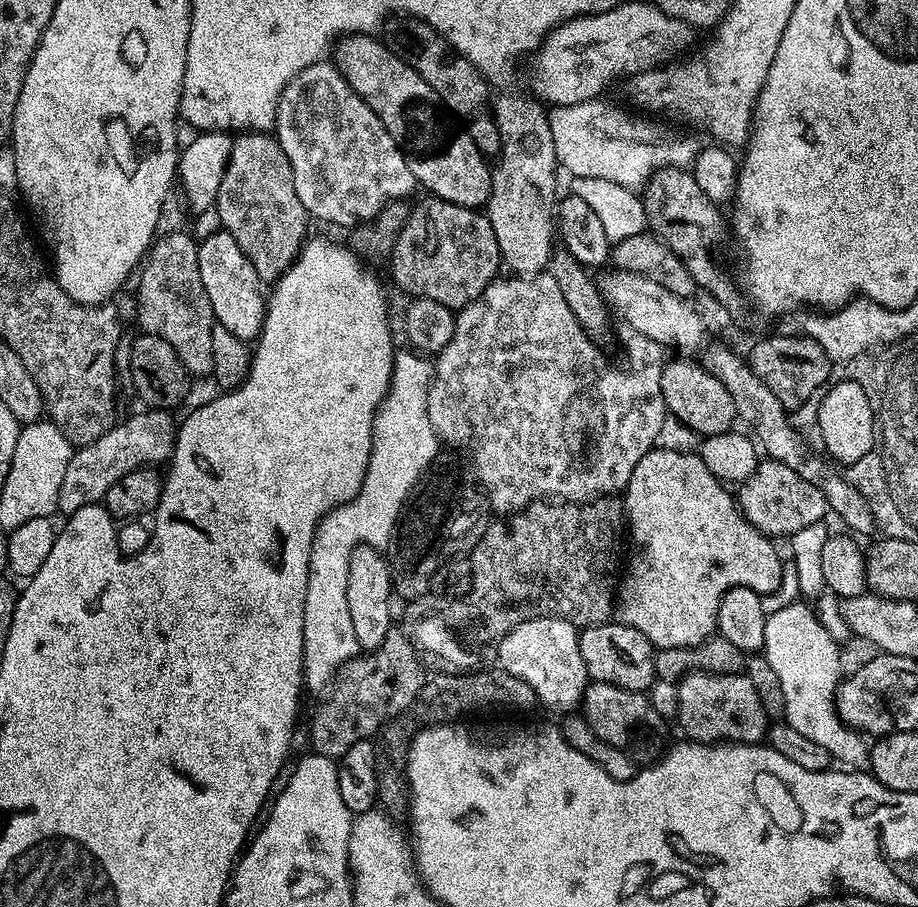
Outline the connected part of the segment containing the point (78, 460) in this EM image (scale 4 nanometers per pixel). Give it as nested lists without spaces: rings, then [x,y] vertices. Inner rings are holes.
[[[168,410],[143,411],[134,413],[129,420],[124,420],[121,424],[120,421],[113,423],[112,429],[106,434],[102,434],[102,438],[77,447],[73,451],[70,462],[66,466],[66,474],[62,474],[62,490],[58,490],[56,507],[61,513],[64,511],[64,514],[71,514],[82,510],[82,506],[101,503],[104,495],[108,493],[108,488],[114,486],[114,482],[118,482],[118,478],[122,478],[139,468],[160,466],[160,463],[163,465],[171,457],[177,445],[176,434],[178,431],[177,421],[172,421],[173,413]]]

